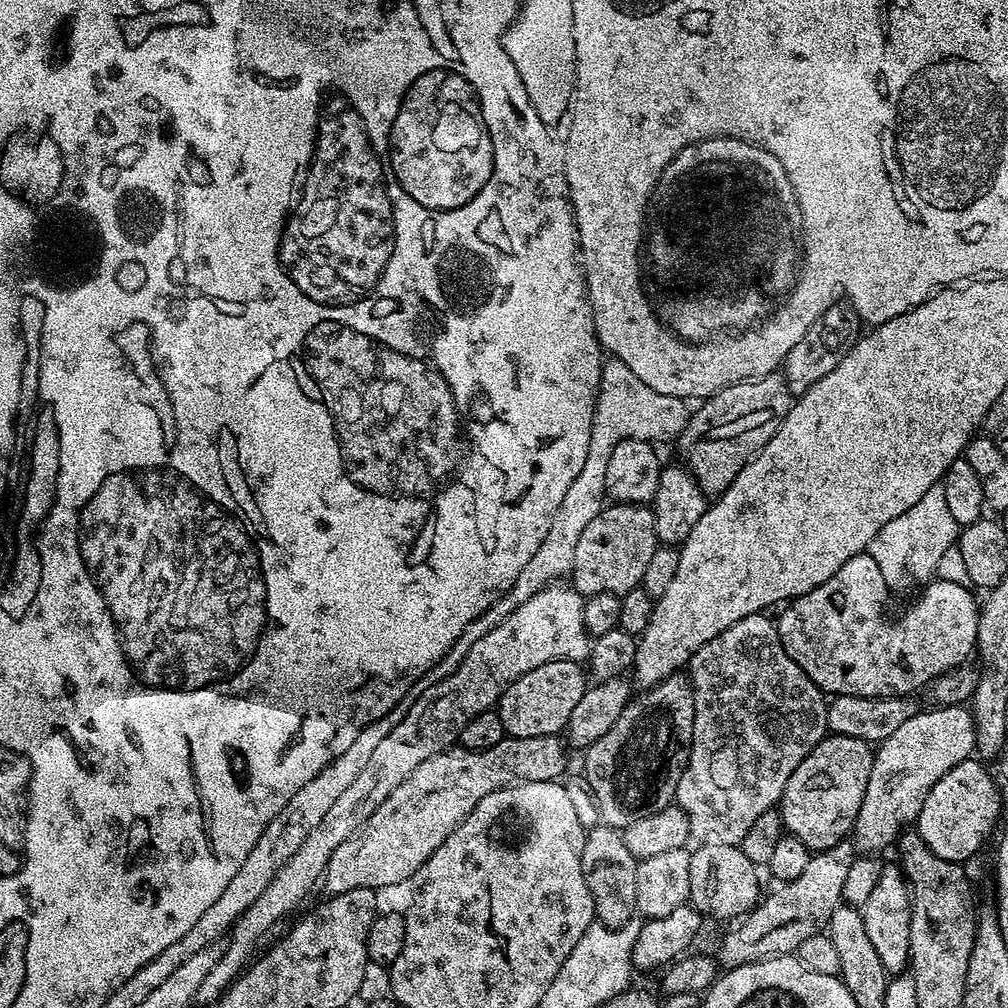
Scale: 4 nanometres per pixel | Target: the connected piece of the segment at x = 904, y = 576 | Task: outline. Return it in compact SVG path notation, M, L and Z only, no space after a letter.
M942 483L935 484L914 504L909 510L900 514L893 521L882 526L867 546L867 554L879 568L879 577L885 581L887 586L900 590L908 586L922 586L927 583L936 573L935 570L947 554L948 550L955 547L959 541L960 526L951 515L950 509L947 508L946 493L942 489Z

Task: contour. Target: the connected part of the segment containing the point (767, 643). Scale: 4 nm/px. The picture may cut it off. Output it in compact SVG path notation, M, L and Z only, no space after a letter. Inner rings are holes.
M757 614L742 618L742 622L734 622L734 626L722 630L722 634L718 634L713 640L701 646L686 665L686 675L692 682L692 697L694 698L692 749L688 755L688 764L684 767L684 773L676 787L674 804L675 807L681 808L690 822L691 839L700 844L739 845L740 840L746 838L746 830L750 830L753 822L761 814L766 814L766 810L779 805L782 794L786 790L786 782L790 782L790 774L798 770L798 762L802 762L802 758L806 758L806 754L810 754L810 750L814 750L814 746L818 746L818 742L829 735L825 693L821 692L818 685L792 661L790 654L786 654L775 623L771 619L768 621L766 617L767 615Z

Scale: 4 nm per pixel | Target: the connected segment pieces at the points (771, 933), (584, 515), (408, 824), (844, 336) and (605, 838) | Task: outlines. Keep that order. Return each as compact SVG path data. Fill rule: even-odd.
M848 838L813 854L801 876L785 880L776 886L769 896L767 893L751 912L732 926L737 928L732 928L725 934L724 941L720 944L719 963L729 969L790 956L796 953L802 942L806 942L806 938L814 938L814 934L824 932L834 910L841 907L844 899L842 885L846 882L850 866L857 855L853 841Z
M608 358L600 366L600 389L596 399L596 409L594 410L594 422L590 426L590 446L586 450L586 462L582 465L582 472L574 482L570 482L570 490L566 490L566 495L562 497L562 503L558 505L558 510L550 522L550 530L546 530L546 538L542 538L542 546L538 546L534 558L522 566L522 574L510 586L510 590L498 602L494 602L462 634L457 638L450 650L440 661L429 670L427 679L435 682L446 678L456 672L456 667L470 654L470 646L482 638L482 634L490 634L506 614L518 610L522 602L534 598L538 590L542 590L547 584L557 583L561 578L567 577L572 571L574 562L574 546L578 546L578 537L582 530L595 517L600 510L605 507L606 493L604 483L606 482L606 462L610 462L610 450L618 446L618 442L623 440L656 440L675 441L679 437L680 431L688 424L690 415L689 401L682 396L671 396L670 394L658 394L658 390L650 390L626 362L615 358Z
M559 735L534 738L508 736L490 750L472 752L469 748L453 746L426 758L426 762L422 762L418 770L414 770L414 774L410 774L410 778L406 778L406 782L402 782L402 786L398 786L398 790L394 790L394 794L390 794L386 802L382 802L382 806L378 806L374 814L370 814L366 823L353 836L346 838L346 842L342 842L342 846L338 846L334 854L330 854L330 862L326 862L322 877L325 893L328 896L337 896L346 894L346 890L381 890L380 888L392 888L395 884L407 885L426 862L426 858L430 858L430 854L434 854L434 850L438 850L438 846L442 846L442 842L446 842L446 838L454 834L456 827L472 813L478 802L482 802L482 798L486 798L486 794L494 794L498 789L521 780L559 781L565 775L564 767L568 764L564 757L565 741L560 739Z
M844 302L834 303L832 308L823 312L812 323L810 330L806 330L802 342L798 342L794 350L790 350L782 365L782 375L793 397L798 398L803 392L810 390L810 386L814 386L818 378L826 378L826 374L830 374L830 370L834 370L834 366L838 366L842 358L846 358L848 351L856 344L861 328L859 314Z
M599 823L594 828L587 829L582 846L582 878L586 878L586 886L590 890L590 898L594 898L596 920L607 928L622 928L637 915L636 911L636 866L638 861L630 854L624 845L624 834L621 829L611 828L606 823Z

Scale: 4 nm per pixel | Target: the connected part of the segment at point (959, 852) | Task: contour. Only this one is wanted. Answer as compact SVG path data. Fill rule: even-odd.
M976 758L958 762L954 770L942 774L942 778L934 782L934 790L930 790L926 802L922 802L914 828L938 858L968 862L996 828L996 819L1000 816L1001 785L997 777L991 771L988 773L979 762Z

